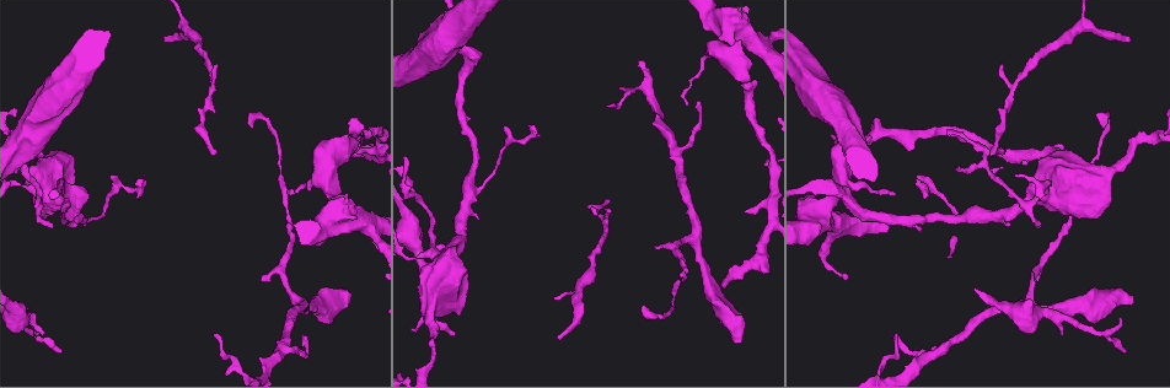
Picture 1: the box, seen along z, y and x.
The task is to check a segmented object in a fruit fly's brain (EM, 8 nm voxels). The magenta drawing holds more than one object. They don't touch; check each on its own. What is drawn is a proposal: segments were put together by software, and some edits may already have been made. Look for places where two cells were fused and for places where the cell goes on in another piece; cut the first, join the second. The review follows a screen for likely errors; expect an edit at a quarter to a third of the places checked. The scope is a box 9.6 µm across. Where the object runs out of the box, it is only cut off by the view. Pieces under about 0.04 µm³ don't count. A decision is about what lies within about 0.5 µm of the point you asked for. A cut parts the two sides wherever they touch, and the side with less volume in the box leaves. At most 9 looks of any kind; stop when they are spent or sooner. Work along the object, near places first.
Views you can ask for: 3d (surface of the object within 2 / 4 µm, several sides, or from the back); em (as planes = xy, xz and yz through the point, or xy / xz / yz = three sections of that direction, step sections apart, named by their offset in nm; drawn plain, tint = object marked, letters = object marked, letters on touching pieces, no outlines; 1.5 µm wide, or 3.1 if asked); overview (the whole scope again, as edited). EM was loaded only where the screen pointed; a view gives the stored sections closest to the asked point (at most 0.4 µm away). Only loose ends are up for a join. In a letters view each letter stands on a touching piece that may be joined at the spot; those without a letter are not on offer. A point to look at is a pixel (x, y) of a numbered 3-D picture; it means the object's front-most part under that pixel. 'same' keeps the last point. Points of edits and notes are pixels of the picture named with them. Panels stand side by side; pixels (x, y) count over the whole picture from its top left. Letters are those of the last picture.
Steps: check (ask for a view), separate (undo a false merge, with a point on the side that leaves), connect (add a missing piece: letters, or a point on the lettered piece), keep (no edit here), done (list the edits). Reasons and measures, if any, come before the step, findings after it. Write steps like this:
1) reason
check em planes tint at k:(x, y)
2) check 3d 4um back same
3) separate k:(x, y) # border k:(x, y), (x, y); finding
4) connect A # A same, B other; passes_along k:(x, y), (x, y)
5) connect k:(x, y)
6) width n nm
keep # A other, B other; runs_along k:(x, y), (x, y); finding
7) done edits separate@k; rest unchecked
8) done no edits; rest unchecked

an open end
check 3d 2um at 1:(1126, 39)

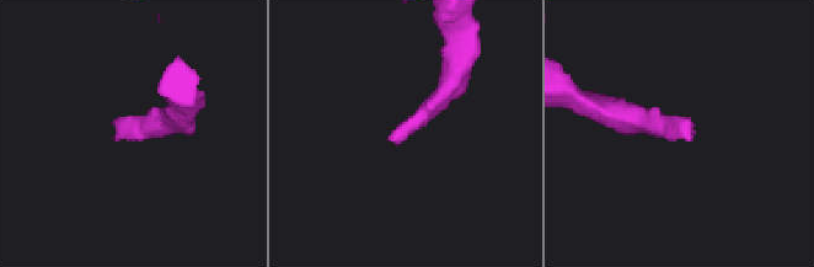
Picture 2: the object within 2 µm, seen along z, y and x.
need the tissue
check em yz step 8 letters at 2:(114, 140)

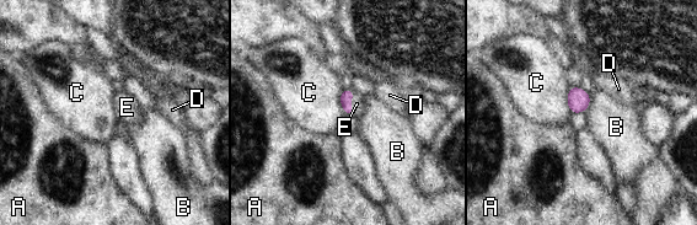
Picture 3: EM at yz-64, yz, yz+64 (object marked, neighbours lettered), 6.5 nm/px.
check em planes letters same

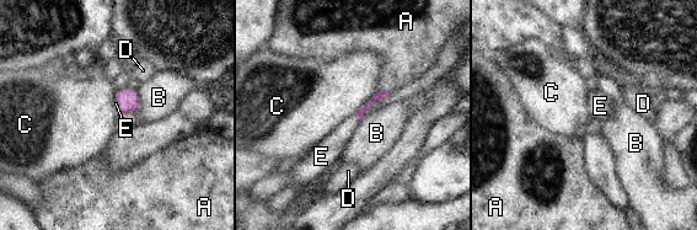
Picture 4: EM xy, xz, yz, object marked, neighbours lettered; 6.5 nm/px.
connect E # A other, B other, C other, D other, E same; passes_along 4:(359, 114), (354, 117), (331, 146); it goes on there

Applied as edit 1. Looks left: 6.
thin end
check 3d 2um at 1:(454, 335)

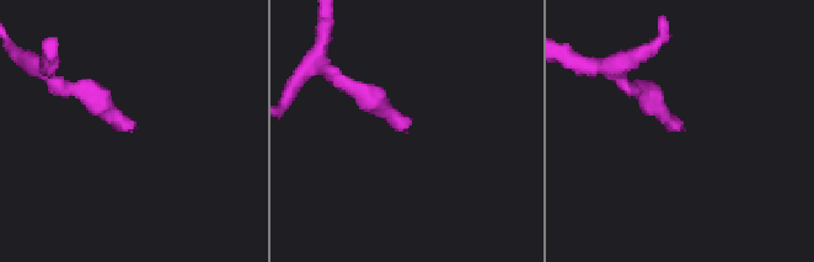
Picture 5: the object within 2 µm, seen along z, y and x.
check em planes tint at 5:(404, 131)

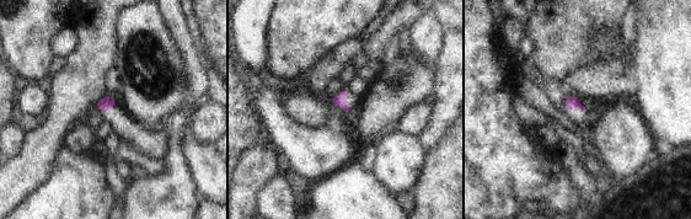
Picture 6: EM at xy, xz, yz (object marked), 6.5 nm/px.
see the neighbours
check em planes letters same

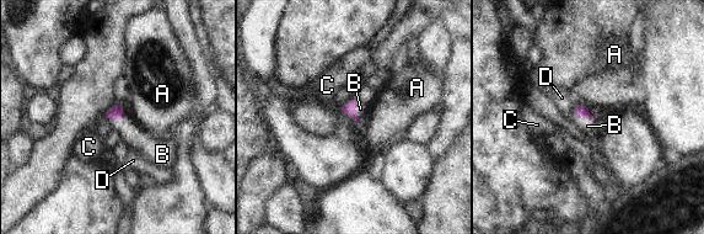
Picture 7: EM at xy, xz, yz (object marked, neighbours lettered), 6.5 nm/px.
width 80 nm; longest_contact B 130 nm
connect B # A other, B same, C other, D other; the cell continues

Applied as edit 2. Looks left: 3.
done edits connect@4, connect@7; rest unchecked

